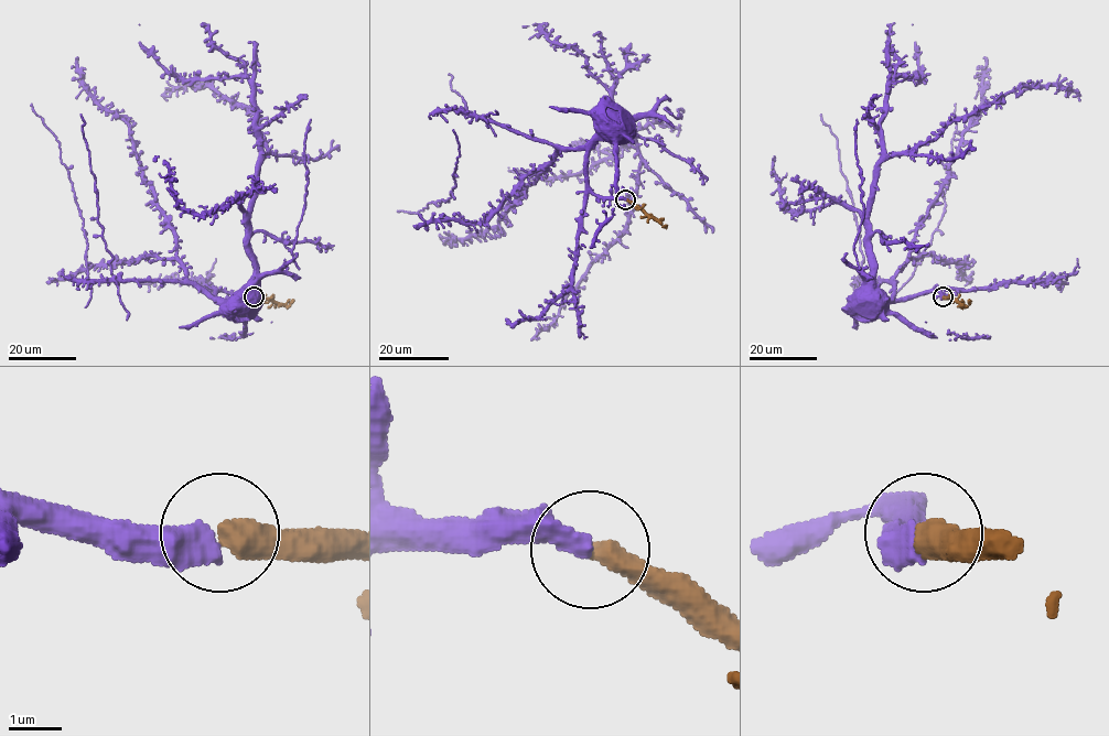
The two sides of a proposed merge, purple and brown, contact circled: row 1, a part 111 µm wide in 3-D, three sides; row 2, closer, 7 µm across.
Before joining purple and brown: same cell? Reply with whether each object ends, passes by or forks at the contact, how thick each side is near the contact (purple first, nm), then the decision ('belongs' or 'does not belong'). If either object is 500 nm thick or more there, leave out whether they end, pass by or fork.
calibres 500 and 460 nm; belongs

